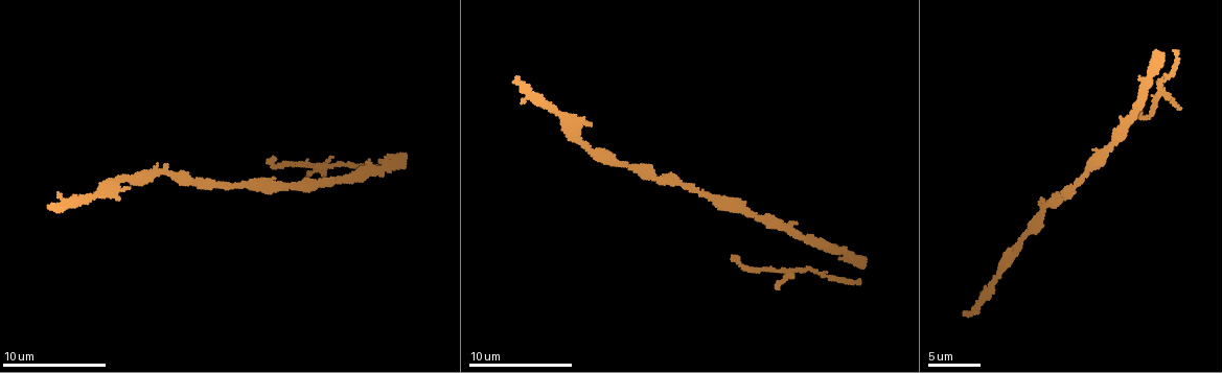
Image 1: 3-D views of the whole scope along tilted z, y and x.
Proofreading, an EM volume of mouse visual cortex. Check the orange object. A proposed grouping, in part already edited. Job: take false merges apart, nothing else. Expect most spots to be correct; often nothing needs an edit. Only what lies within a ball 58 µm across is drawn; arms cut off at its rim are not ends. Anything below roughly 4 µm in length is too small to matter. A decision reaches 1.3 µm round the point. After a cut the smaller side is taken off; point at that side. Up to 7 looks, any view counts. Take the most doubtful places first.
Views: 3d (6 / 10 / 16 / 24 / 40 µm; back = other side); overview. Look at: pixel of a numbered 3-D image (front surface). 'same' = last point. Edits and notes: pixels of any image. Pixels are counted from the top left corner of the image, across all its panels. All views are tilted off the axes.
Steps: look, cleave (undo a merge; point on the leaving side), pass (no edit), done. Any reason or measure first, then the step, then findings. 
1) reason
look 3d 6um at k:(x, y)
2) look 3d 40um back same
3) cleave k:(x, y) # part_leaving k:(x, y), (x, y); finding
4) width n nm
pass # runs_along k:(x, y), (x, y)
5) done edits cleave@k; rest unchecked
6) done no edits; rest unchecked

thin neck
look 3d 16um at 1:(332, 165)

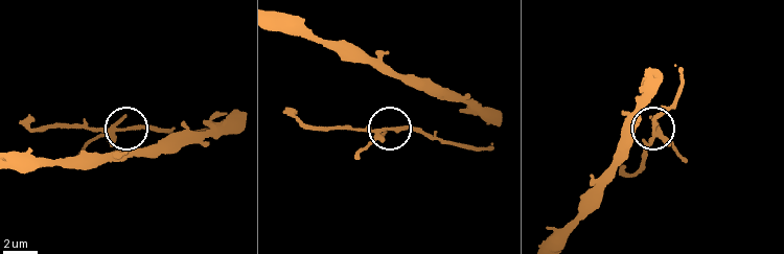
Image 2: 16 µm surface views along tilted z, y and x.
arms 3
pass # runs_along 2:(378, 61), (480, 106), (488, 146), (410, 129), (332, 129); all the same cell

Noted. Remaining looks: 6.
thick turns thin
look 3d 16um at 1:(101, 191)

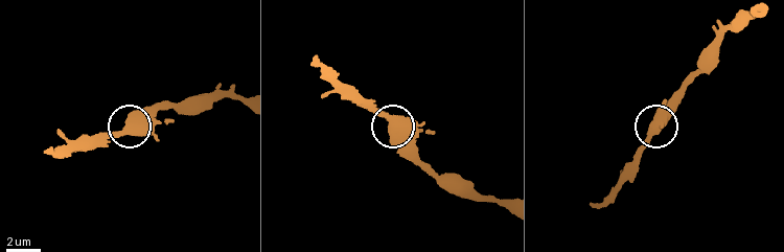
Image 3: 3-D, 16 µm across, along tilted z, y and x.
pass # runs_along 3:(506, 206), (457, 195), (423, 170), (371, 99); continuous, no second cell

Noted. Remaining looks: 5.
look 3d 10um at 1:(1108, 150)

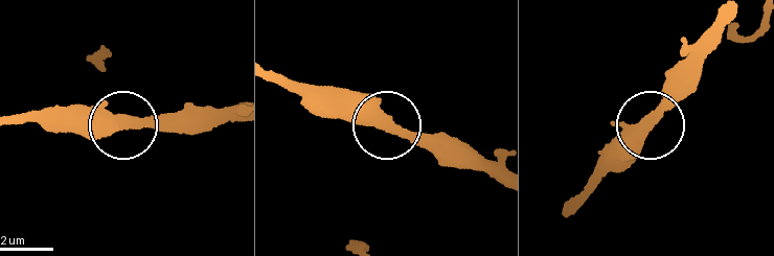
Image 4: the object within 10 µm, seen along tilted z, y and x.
look 3d 6um at 4:(128, 124)

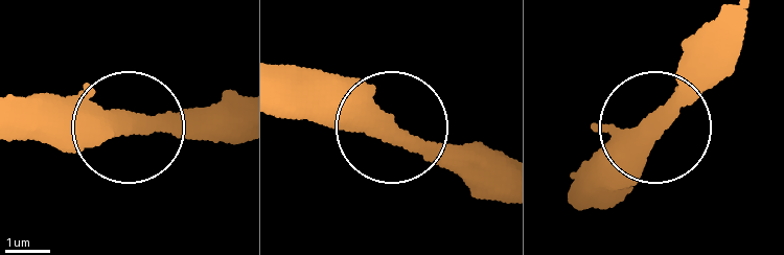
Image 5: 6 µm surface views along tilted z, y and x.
width 420 nm
pass # runs_along 5:(379, 135), (387, 130), (285, 119); all the same cell

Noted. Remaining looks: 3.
a narrow waist
look 3d 6um at 1:(169, 174)

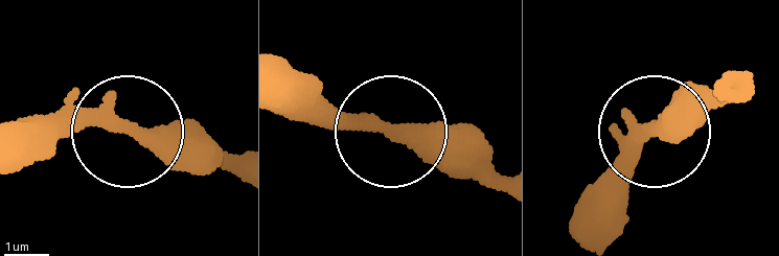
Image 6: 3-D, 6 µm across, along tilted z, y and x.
look 3d 6um back at 6:(124, 128)

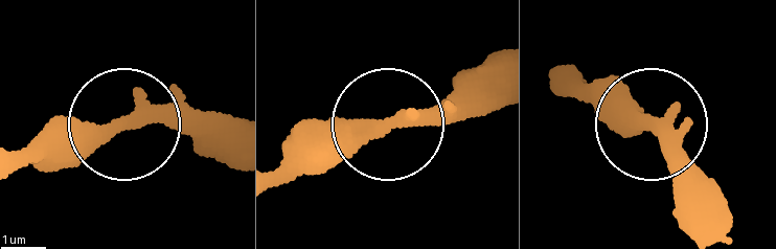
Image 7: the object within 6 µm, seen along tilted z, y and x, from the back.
width 350 nm
pass # runs_along 7:(19, 160), (136, 125), (230, 115); one cell here

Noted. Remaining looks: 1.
done no edits; rest unchecked

